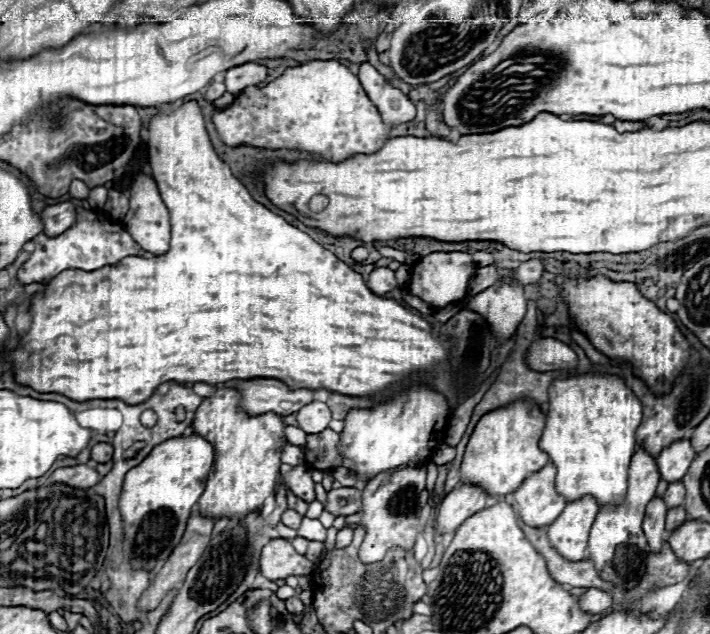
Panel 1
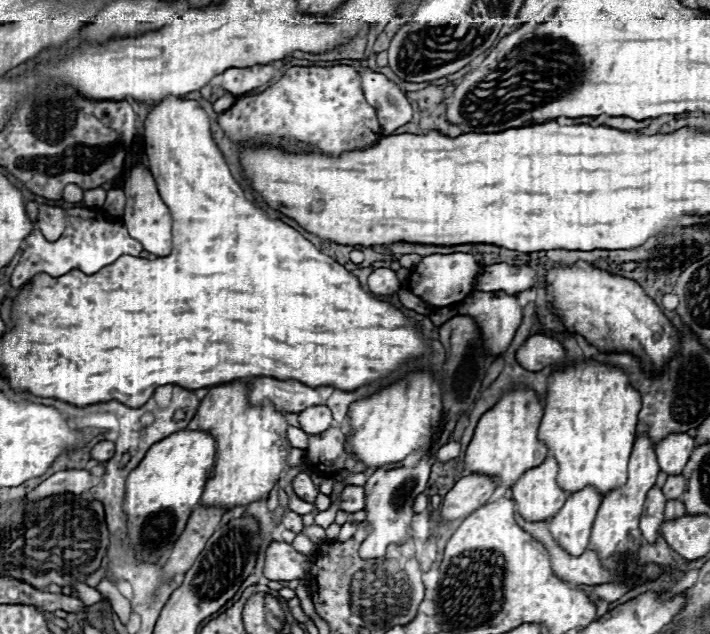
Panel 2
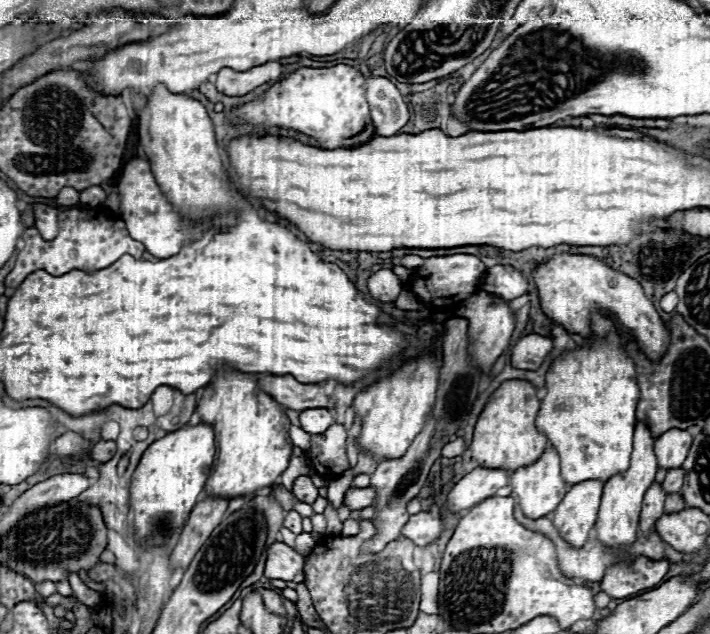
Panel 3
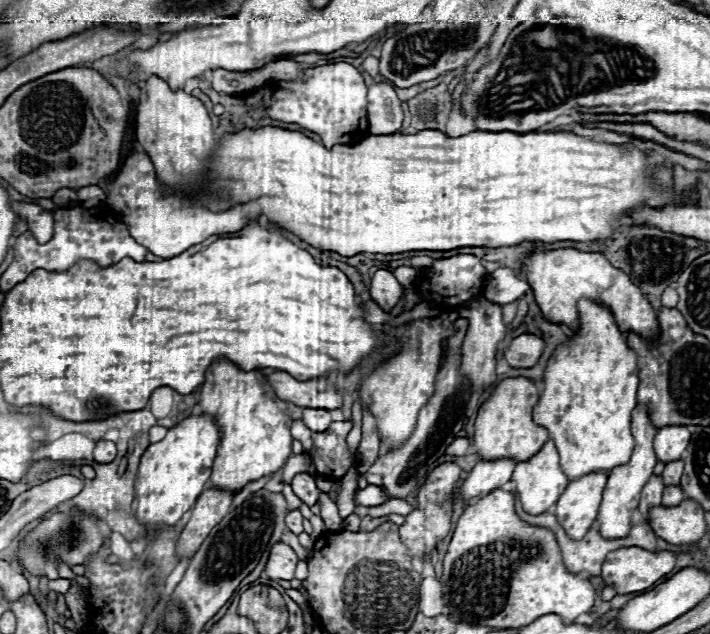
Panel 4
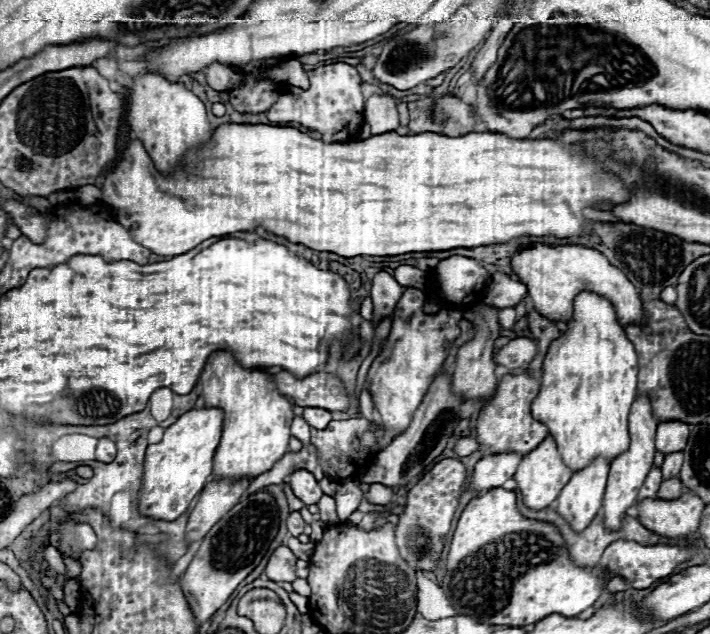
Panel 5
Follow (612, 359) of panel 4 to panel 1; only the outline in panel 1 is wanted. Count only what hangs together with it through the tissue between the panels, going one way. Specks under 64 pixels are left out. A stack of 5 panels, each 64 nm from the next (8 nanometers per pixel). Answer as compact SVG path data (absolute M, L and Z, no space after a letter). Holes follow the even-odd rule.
M582 374L568 380L554 380L548 400L546 428L540 438L540 448L550 456L556 466L556 492L564 496L566 502L576 502L584 496L592 496L600 506L620 506L626 496L626 478L630 460L638 448L634 432L642 422L642 404L626 388L626 384L616 376L604 374Z

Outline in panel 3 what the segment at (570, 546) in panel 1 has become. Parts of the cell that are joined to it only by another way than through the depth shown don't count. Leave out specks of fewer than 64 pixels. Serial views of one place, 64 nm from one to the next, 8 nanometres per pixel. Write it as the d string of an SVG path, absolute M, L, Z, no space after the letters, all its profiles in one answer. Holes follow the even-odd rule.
M598 480L576 484L576 488L568 490L564 500L552 514L554 528L572 548L582 548L594 528L602 486L604 484L600 484Z

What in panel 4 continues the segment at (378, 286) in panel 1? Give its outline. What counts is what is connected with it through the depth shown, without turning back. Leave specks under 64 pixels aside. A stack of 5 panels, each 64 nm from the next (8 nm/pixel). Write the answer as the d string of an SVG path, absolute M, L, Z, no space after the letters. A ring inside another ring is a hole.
M378 270L374 276L372 276L372 282L370 282L370 296L372 300L384 310L384 312L390 312L398 300L402 298L404 294L404 288L402 284L394 278L392 272L388 270Z

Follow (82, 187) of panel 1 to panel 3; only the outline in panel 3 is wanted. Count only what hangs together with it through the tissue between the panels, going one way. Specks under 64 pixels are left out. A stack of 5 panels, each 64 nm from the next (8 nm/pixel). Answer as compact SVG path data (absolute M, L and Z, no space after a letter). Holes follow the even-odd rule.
M66 186L66 188L60 190L56 202L58 202L60 206L74 206L74 204L80 202L80 192L78 192L78 190L72 190L70 186Z

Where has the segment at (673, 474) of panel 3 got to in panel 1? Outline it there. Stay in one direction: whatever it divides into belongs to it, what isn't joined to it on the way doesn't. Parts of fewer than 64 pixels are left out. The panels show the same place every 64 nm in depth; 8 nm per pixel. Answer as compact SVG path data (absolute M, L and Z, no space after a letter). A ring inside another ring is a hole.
M676 482L676 484L670 484L668 486L668 490L664 494L664 502L666 502L668 508L676 508L676 506L682 506L684 496L686 496L684 484L682 482Z

